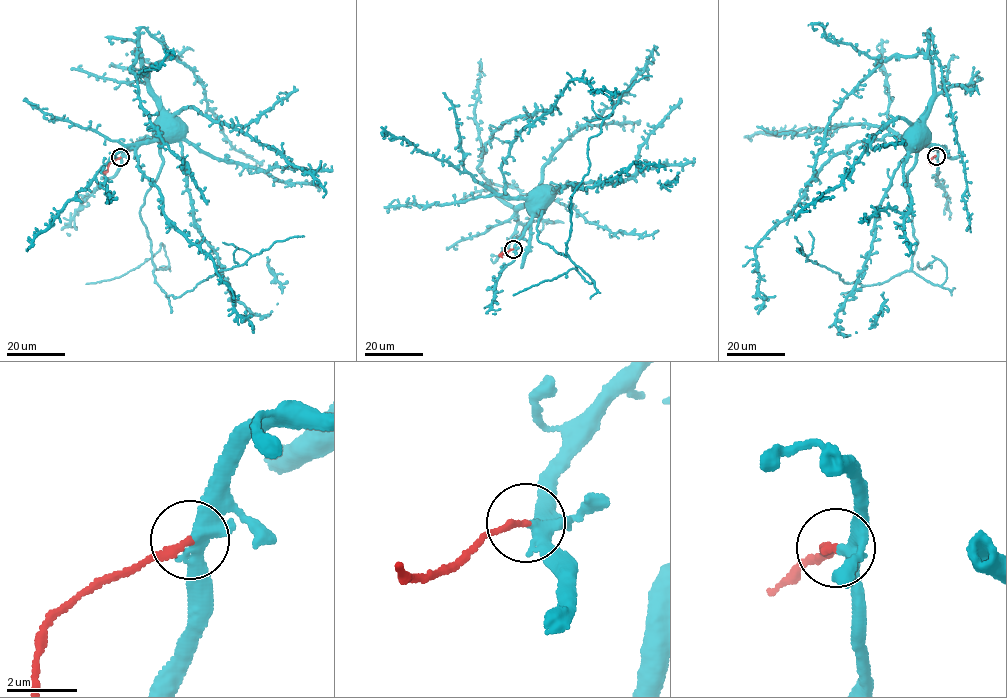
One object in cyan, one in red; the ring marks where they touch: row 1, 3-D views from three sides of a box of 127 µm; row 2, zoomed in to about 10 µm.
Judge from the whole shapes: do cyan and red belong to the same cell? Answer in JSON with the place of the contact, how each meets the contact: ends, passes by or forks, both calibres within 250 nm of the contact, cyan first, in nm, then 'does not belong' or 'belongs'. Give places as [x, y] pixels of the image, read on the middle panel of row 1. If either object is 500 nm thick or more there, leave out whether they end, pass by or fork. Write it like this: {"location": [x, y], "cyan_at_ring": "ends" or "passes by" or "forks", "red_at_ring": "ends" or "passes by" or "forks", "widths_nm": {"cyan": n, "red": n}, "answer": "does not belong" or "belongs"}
{"location": [513, 249], "cyan_at_ring": "forks", "red_at_ring": "ends", "widths_nm": {"cyan": 320, "red": 200}, "answer": "does not belong"}

